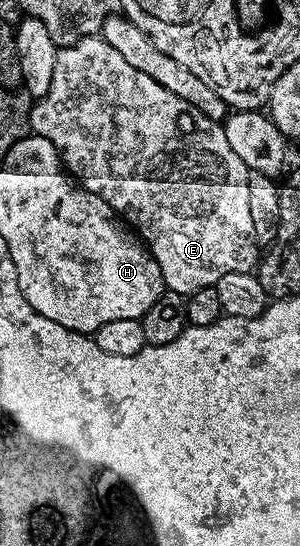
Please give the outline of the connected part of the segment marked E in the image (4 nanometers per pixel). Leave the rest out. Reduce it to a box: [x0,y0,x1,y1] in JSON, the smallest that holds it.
[26,37,262,297]

